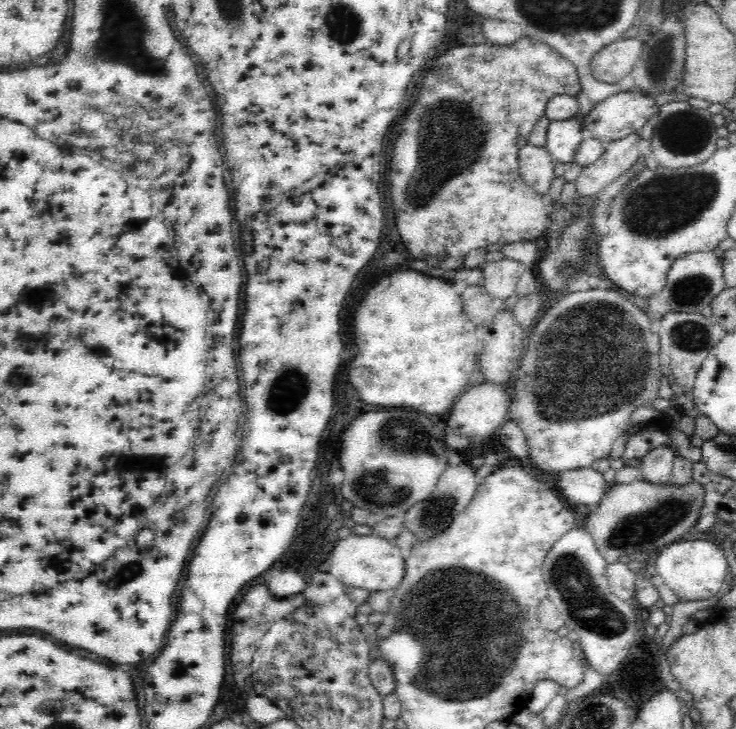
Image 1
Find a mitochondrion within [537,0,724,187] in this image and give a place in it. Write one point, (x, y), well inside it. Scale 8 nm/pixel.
(684, 132)

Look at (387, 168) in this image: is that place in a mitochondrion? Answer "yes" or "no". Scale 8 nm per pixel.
no

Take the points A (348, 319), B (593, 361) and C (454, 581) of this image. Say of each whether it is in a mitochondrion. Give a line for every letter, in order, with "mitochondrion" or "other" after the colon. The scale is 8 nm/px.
A: other
B: mitochondrion
C: mitochondrion

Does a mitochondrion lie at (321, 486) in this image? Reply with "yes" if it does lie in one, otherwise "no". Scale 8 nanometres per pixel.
no

